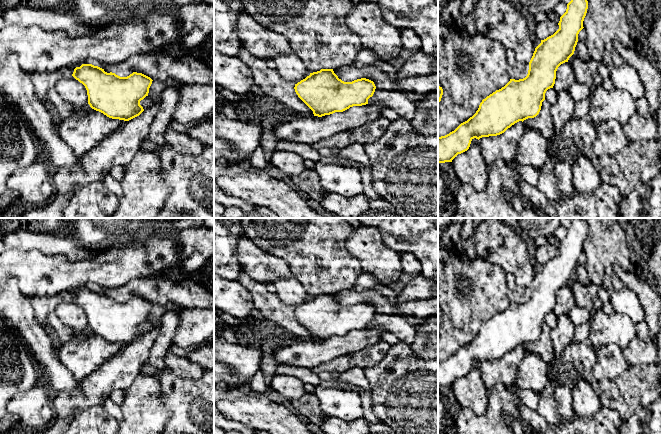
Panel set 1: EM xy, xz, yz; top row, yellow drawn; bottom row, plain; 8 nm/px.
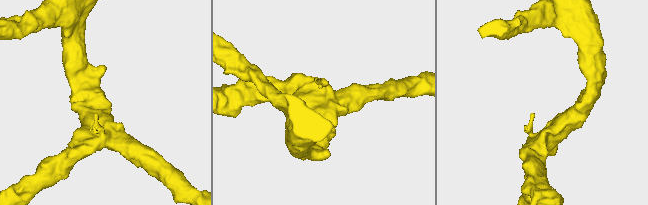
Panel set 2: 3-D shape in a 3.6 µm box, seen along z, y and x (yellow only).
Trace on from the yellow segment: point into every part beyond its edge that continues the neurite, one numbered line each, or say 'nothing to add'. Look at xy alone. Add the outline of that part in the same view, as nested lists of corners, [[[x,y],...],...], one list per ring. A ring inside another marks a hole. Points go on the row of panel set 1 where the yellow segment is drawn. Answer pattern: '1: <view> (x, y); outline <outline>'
nothing to add

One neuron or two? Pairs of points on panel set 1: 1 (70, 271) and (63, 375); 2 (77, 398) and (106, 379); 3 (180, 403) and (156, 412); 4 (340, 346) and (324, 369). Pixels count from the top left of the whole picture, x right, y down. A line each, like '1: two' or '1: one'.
1: two
2: one
3: two
4: two

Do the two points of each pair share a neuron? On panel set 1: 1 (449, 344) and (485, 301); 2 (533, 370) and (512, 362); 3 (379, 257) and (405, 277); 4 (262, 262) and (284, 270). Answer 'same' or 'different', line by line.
1: same
2: different
3: different
4: same

